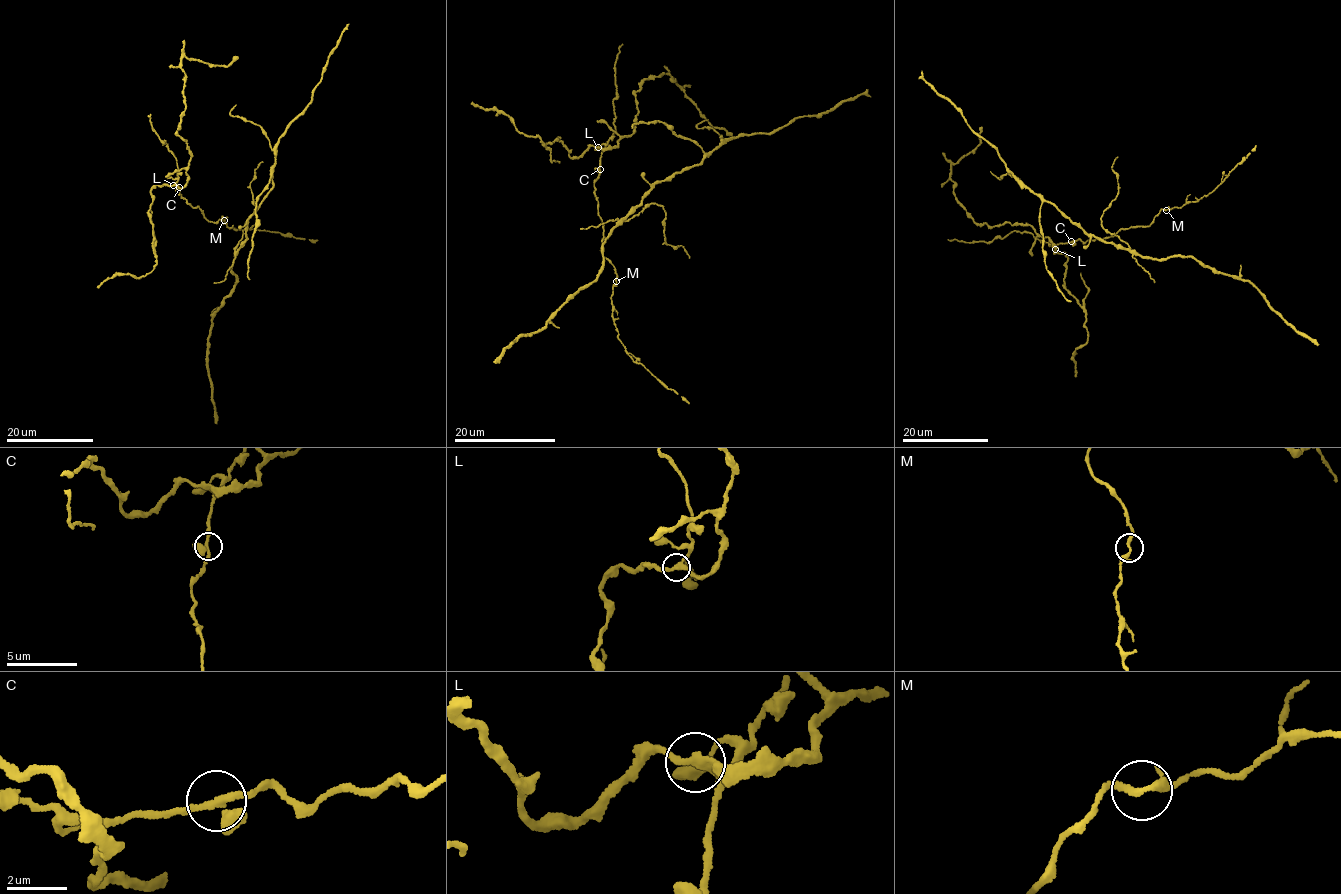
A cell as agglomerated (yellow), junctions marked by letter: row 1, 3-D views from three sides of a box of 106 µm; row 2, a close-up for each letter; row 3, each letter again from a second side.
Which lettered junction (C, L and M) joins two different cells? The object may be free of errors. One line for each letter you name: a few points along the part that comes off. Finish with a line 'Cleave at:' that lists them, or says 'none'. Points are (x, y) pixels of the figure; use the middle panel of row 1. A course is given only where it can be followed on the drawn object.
Cleave at: L

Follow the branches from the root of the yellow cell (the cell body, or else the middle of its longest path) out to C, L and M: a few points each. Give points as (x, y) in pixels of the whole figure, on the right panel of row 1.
C: (971, 151), (952, 164), (950, 180), (957, 203), (977, 224), (1028, 224), (1056, 248), (1071, 241)
L: (971, 151), (951, 166), (957, 203), (977, 224), (1028, 224), (1053, 243), (1055, 250)
M: (971, 151), (951, 166), (957, 203), (977, 224), (1028, 224), (1056, 248), (1149, 226), (1166, 210)

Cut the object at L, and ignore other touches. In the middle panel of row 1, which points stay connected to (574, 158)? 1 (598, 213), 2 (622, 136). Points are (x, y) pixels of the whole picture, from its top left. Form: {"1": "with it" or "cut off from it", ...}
{"1": "cut off from it", "2": "with it"}

